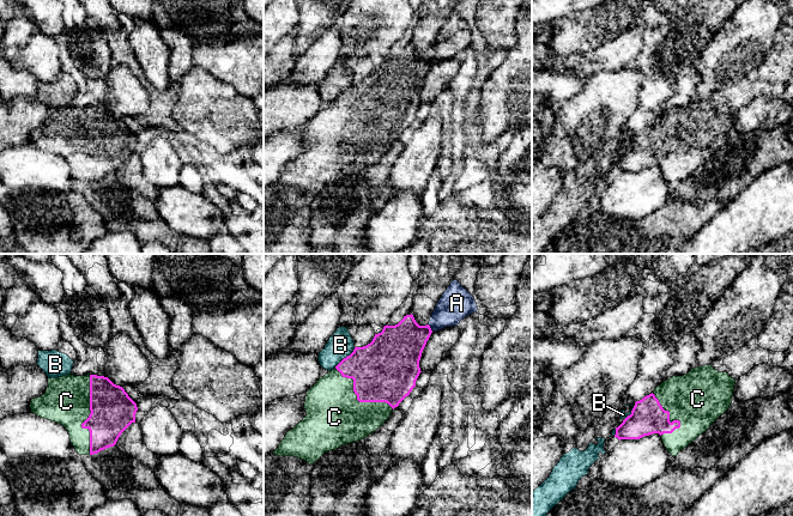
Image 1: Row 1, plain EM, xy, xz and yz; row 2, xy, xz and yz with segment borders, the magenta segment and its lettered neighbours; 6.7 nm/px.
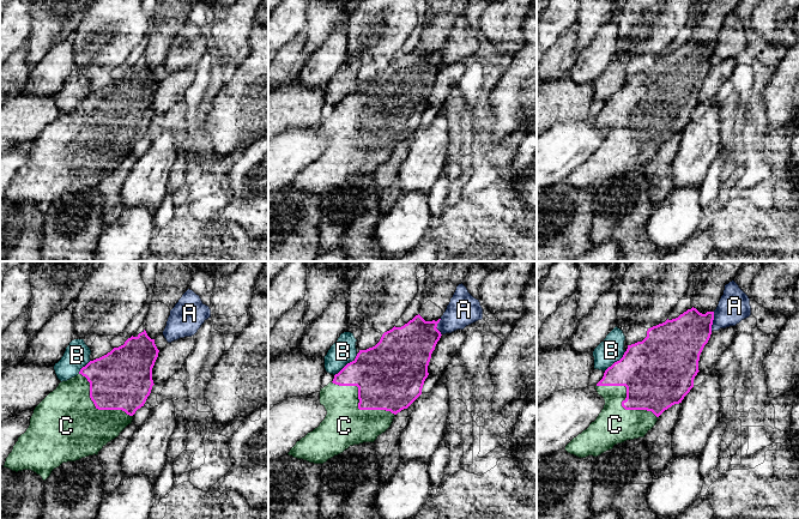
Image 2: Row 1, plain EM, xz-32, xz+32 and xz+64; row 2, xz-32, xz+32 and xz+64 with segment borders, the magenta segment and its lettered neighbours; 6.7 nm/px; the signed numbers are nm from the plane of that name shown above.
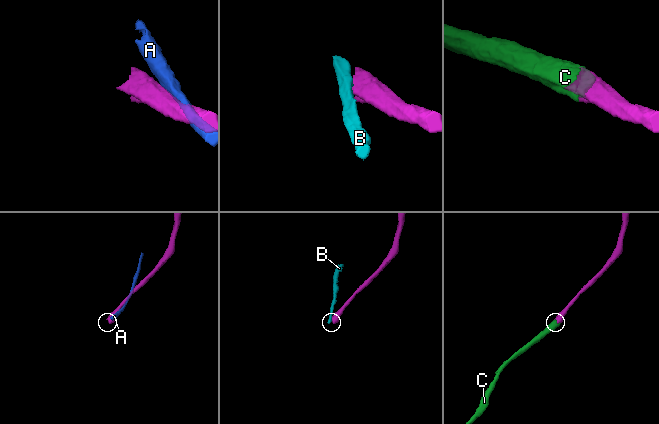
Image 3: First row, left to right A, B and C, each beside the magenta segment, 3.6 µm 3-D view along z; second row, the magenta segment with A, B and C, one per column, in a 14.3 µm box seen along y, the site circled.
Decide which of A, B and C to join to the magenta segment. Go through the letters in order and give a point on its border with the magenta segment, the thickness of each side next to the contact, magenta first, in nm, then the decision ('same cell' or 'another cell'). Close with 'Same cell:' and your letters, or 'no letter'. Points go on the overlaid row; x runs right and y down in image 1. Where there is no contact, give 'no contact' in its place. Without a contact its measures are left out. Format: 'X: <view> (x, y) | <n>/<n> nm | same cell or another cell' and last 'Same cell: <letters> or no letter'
A: xz (430, 328) | 320/220 nm | another cell
B: xz (346, 357) | 400/170 nm | another cell
C: xy (89, 416) | 300/320 nm | same cell
Same cell: C

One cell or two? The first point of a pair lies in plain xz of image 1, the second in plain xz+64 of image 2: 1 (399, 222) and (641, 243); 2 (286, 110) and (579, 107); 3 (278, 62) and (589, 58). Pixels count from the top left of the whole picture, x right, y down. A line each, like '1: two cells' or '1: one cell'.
1: two cells
2: one cell
3: two cells

